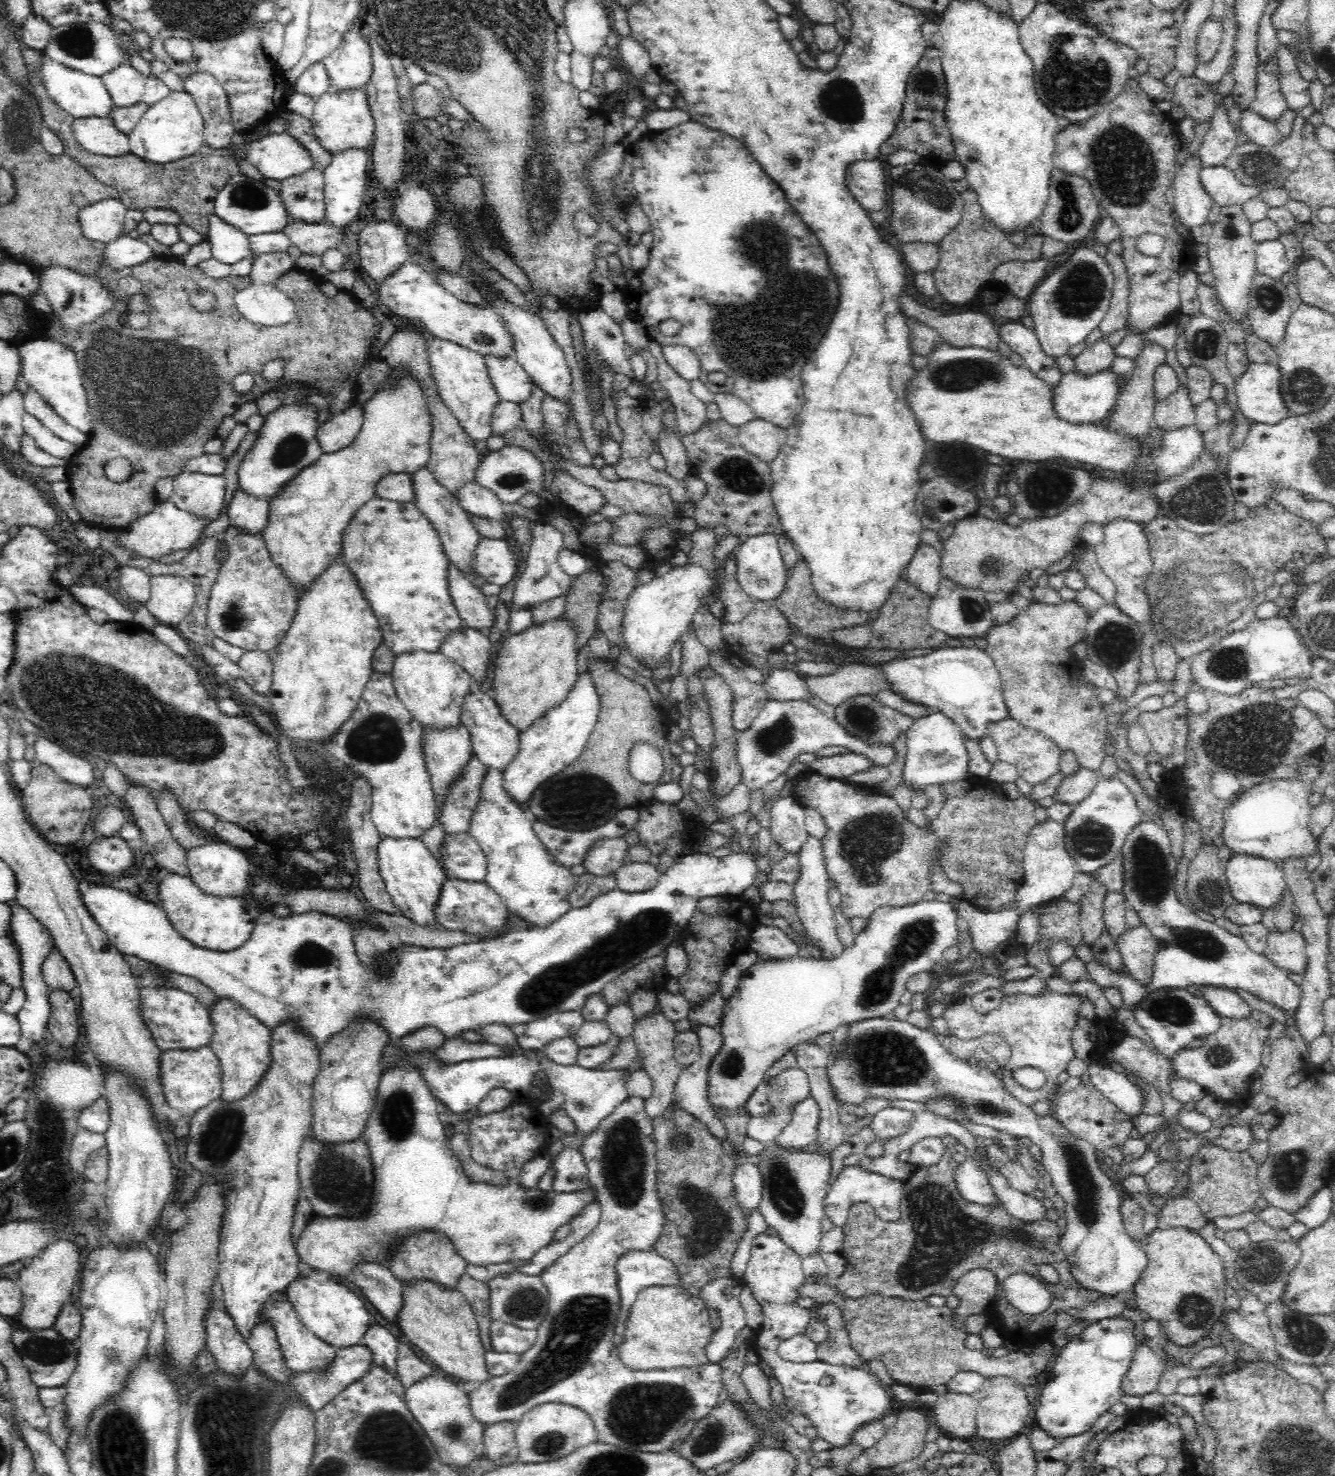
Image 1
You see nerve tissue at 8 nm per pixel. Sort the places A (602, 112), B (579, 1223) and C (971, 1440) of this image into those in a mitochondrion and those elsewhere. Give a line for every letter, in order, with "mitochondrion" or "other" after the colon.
A: other
B: other
C: other

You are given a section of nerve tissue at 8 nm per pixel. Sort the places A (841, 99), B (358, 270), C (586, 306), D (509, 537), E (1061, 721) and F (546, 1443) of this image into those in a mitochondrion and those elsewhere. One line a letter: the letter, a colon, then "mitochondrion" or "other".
A: mitochondrion
B: other
C: other
D: other
E: other
F: mitochondrion

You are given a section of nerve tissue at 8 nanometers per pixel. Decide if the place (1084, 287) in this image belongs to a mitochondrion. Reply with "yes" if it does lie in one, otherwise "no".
yes

